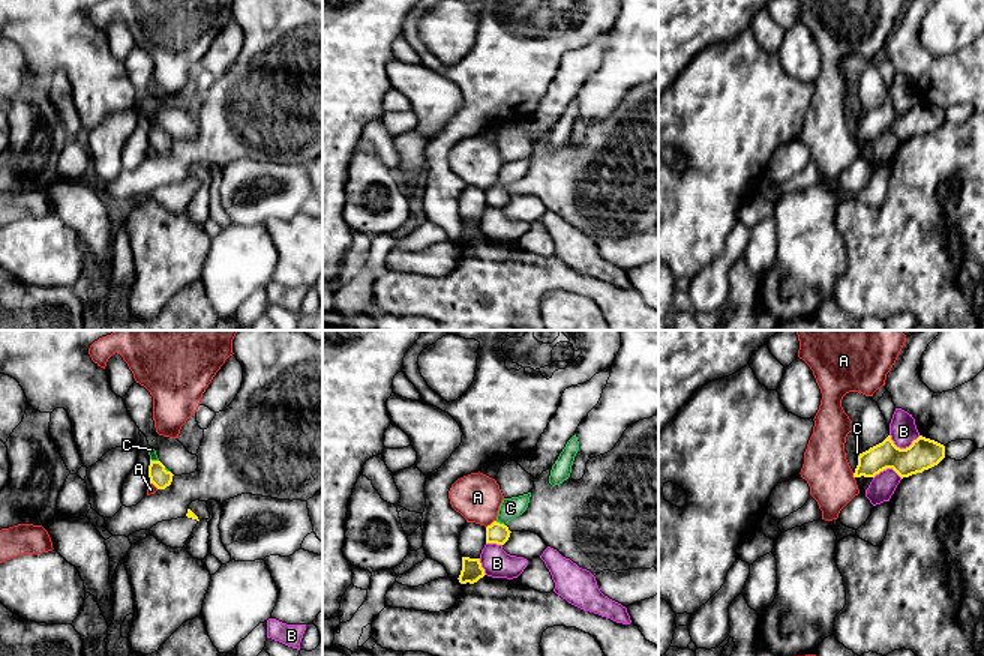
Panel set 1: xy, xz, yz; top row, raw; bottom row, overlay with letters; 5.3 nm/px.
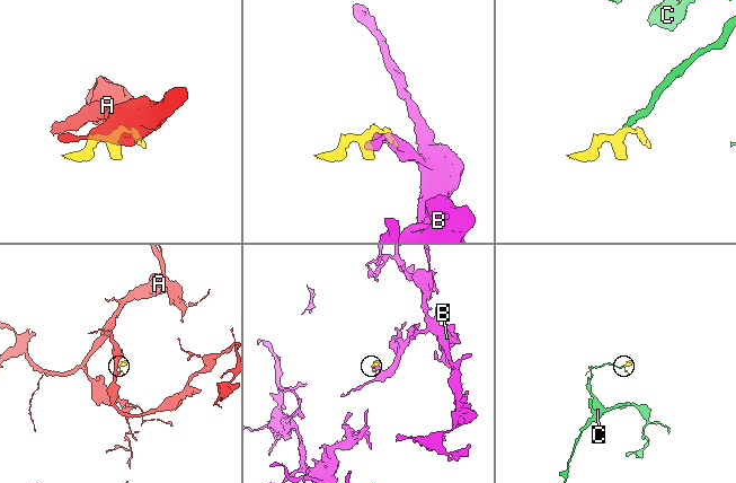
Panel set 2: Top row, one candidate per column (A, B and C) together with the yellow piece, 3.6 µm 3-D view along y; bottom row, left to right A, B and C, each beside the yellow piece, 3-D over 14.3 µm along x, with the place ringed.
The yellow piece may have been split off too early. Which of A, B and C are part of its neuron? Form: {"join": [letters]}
{"join": ["C"]}

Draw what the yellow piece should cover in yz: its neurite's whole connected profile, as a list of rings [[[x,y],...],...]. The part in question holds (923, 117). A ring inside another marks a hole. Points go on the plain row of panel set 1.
[[[888,99],[882,107],[860,117],[854,141],[874,141],[892,132],[902,143],[922,137],[945,122],[945,110],[920,99],[906,113],[900,113]]]

